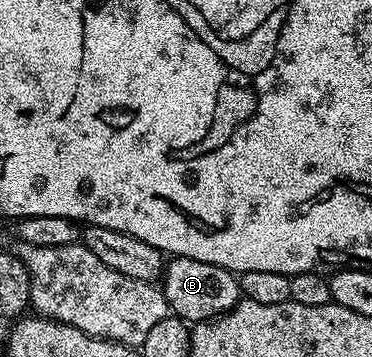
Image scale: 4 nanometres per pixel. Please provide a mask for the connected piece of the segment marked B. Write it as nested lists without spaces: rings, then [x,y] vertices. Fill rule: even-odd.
[[[182,255],[170,258],[166,262],[159,286],[165,292],[165,300],[170,312],[190,325],[225,315],[243,298],[241,284],[234,272],[229,271],[226,267],[211,265],[207,261],[195,261],[191,257]]]

